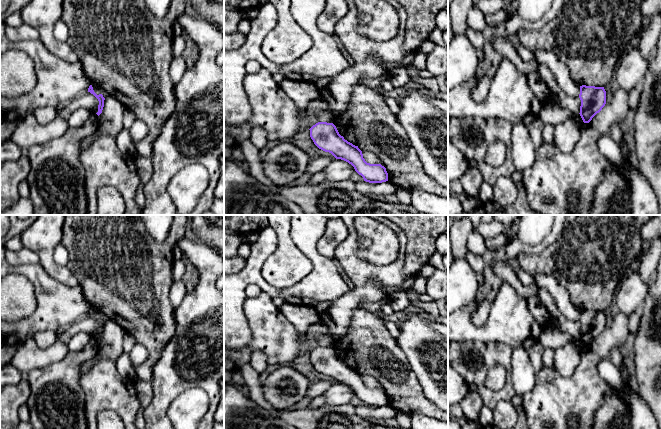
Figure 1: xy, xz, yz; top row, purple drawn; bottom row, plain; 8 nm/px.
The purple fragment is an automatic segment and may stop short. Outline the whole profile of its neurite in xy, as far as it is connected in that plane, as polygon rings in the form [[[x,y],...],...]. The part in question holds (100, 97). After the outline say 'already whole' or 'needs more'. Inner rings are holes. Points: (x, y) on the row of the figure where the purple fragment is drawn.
[[[92,85],[89,86],[88,88],[88,92],[90,92],[91,94],[93,94],[99,101],[99,105],[98,105],[98,112],[96,113],[98,116],[102,113],[103,107],[104,107],[104,100],[105,98],[103,97],[102,94],[97,95],[94,90]]]; already whole

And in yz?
[[[580,86],[579,98],[581,100],[580,116],[584,123],[589,123],[606,104],[606,91],[604,87]]]; already whole

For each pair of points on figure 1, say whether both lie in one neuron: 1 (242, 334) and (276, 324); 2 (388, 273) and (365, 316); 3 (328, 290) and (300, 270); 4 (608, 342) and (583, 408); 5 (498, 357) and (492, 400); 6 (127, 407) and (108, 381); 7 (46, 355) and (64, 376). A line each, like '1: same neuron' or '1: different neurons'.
1: different neurons
2: different neurons
3: different neurons
4: same neuron
5: same neuron
6: same neuron
7: different neurons

